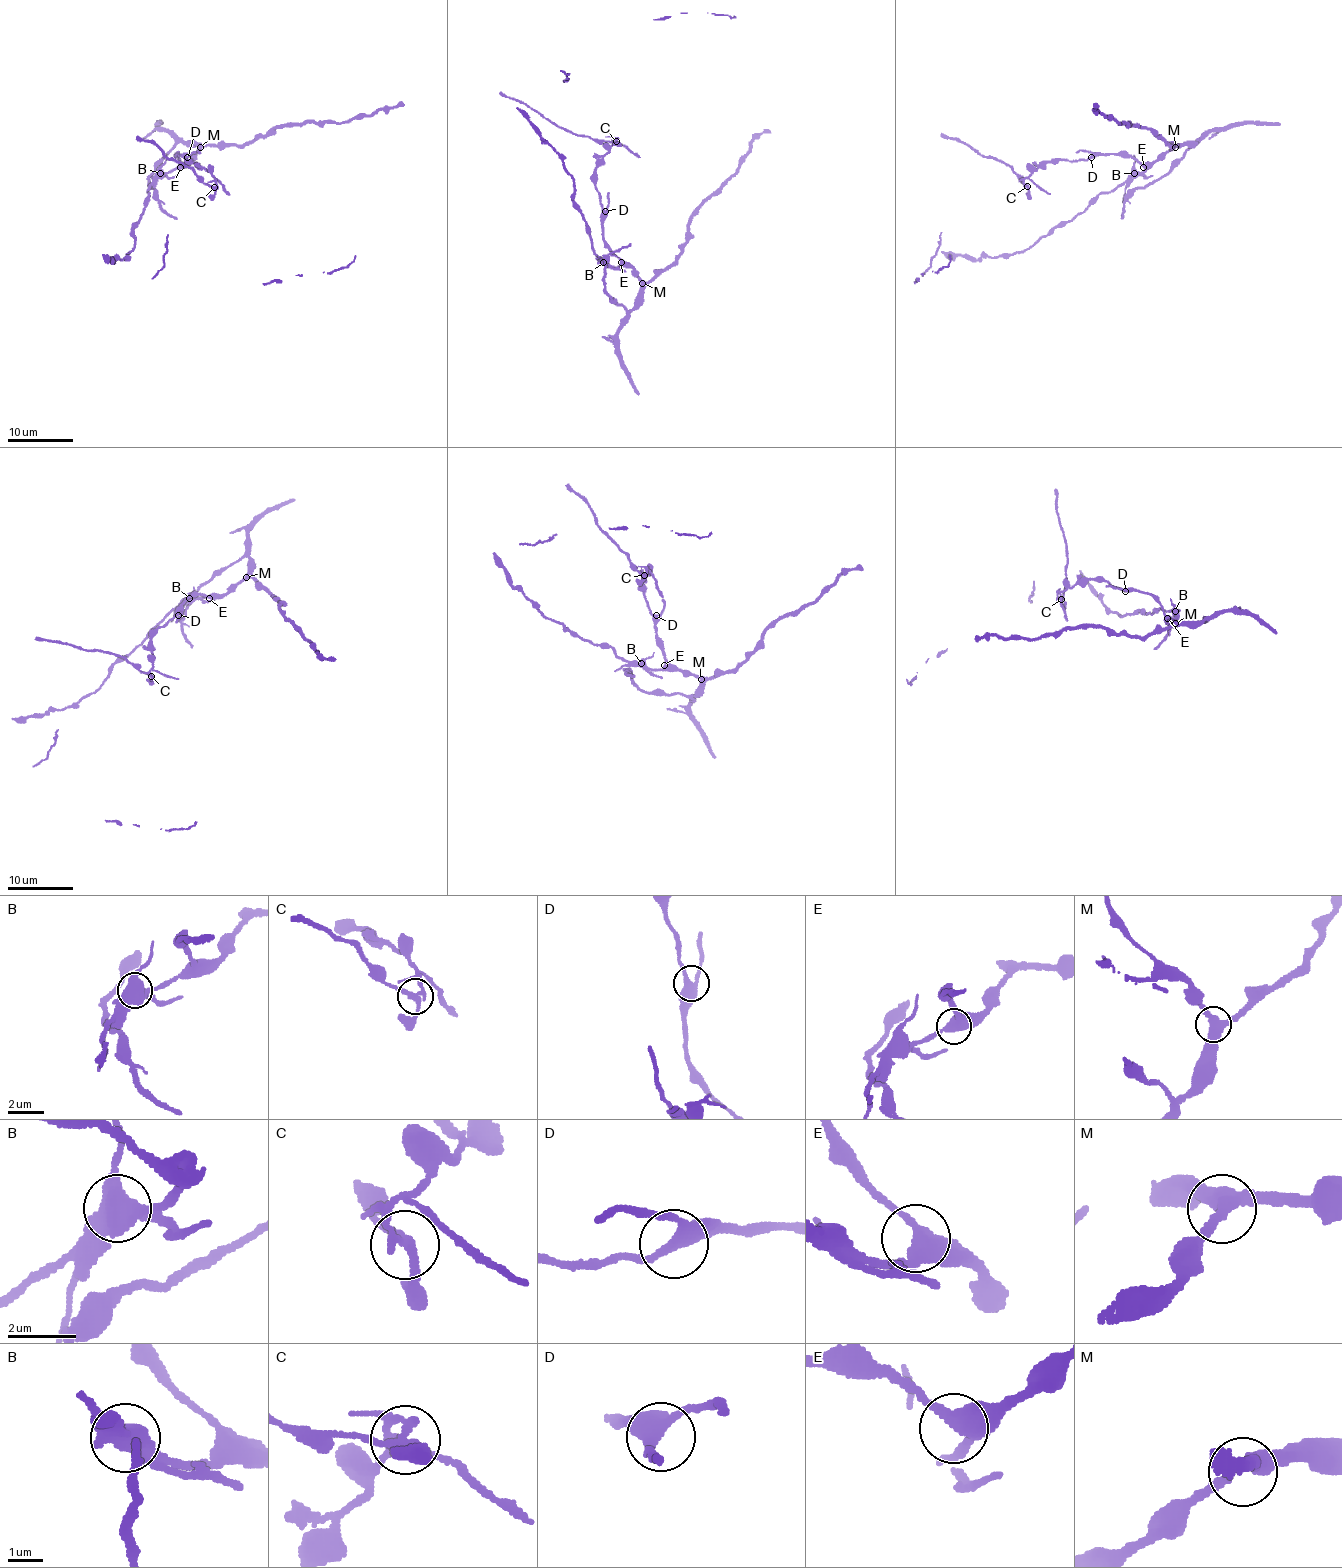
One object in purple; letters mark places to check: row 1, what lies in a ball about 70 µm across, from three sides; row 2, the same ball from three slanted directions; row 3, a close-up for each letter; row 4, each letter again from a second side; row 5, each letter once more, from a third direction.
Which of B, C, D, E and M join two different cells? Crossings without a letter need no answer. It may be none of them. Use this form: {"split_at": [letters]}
{"split_at": ["B", "C"]}

